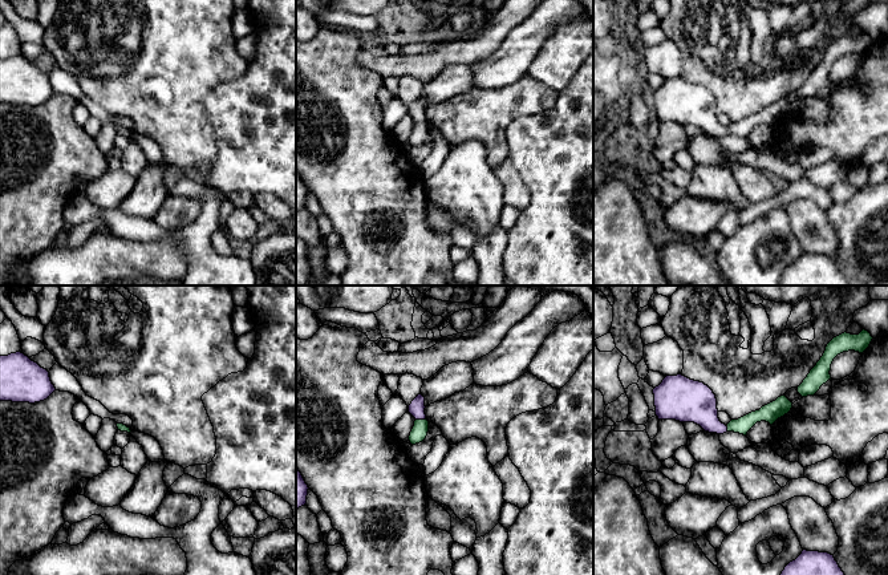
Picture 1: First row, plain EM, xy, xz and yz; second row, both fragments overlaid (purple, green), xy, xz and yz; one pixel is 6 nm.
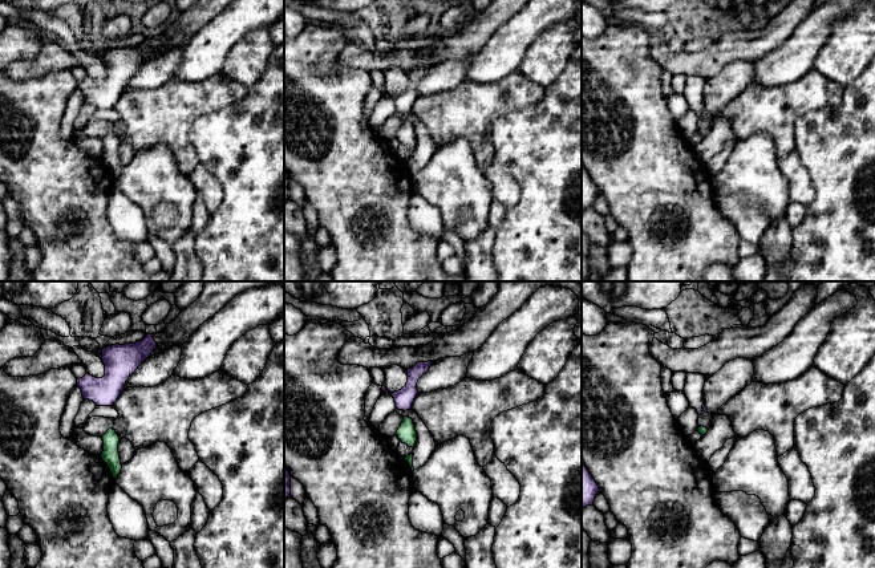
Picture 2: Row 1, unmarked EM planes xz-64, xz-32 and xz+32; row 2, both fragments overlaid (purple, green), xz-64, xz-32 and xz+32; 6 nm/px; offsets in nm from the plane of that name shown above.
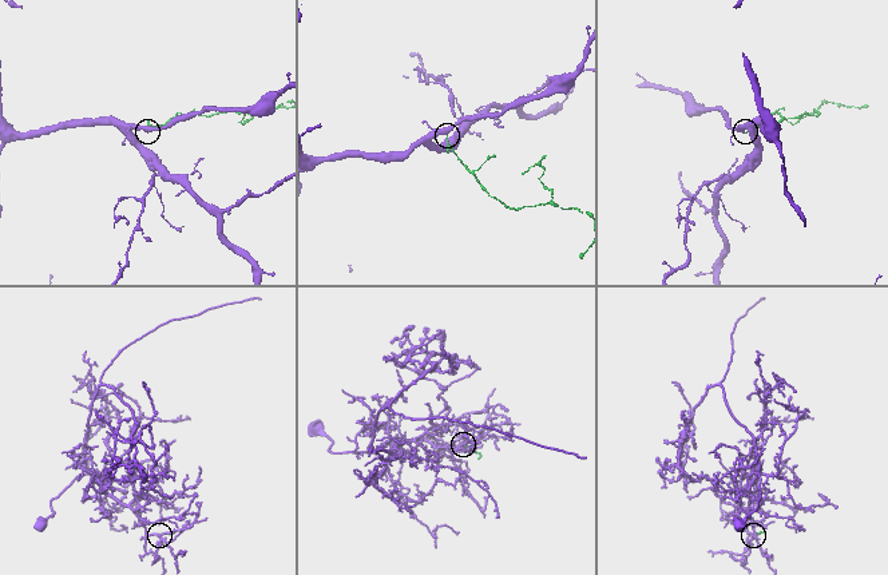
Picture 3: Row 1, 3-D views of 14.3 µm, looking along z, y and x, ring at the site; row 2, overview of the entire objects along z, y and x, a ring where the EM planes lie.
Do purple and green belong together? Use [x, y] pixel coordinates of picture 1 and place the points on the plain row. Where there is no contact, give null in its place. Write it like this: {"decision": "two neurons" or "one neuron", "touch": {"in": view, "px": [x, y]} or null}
{"decision": "one neuron", "touch": {"in": "xz", "px": [420, 121]}}

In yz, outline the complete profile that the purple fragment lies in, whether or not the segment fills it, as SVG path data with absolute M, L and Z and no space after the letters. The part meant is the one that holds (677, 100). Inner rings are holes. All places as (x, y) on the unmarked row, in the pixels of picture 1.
M682 77L666 78L653 92L653 97L654 114L658 122L694 125L705 134L717 137L734 134L746 138L757 125L766 123L773 127L792 110L792 105L783 97L759 113L731 122L725 127L718 121L715 97L703 85L690 82Z

